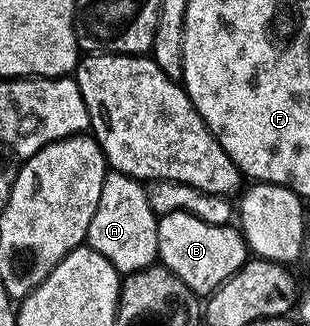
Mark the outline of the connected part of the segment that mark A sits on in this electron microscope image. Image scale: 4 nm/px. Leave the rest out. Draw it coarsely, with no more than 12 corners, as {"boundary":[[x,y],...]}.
{"boundary":[[107,172],[85,244],[120,275],[158,261],[146,185]]}

